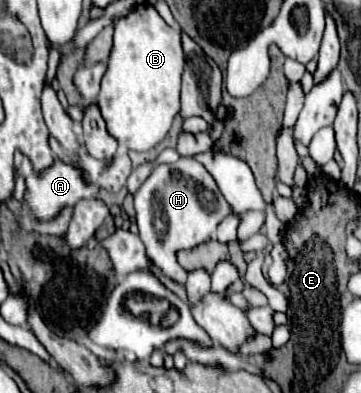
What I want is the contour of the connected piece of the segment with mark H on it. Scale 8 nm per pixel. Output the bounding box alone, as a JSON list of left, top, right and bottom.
[135,157,231,283]

